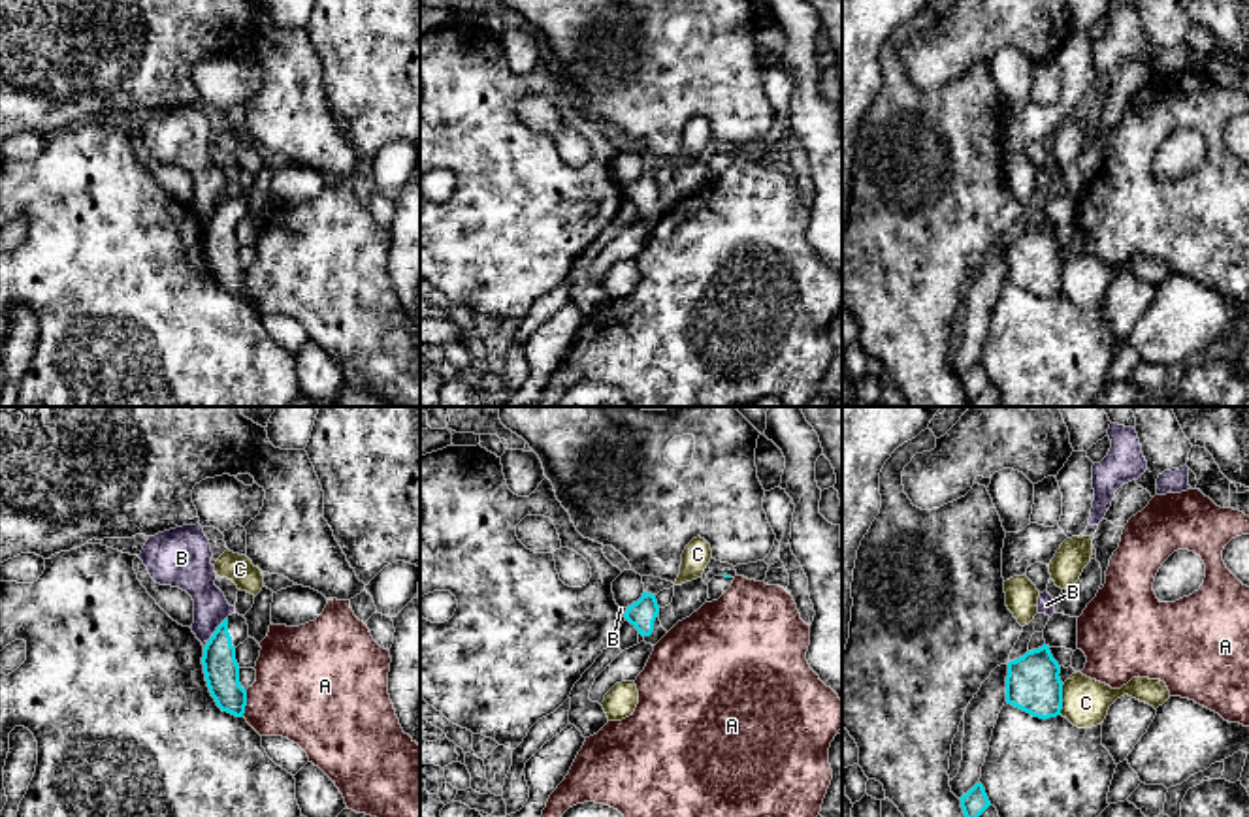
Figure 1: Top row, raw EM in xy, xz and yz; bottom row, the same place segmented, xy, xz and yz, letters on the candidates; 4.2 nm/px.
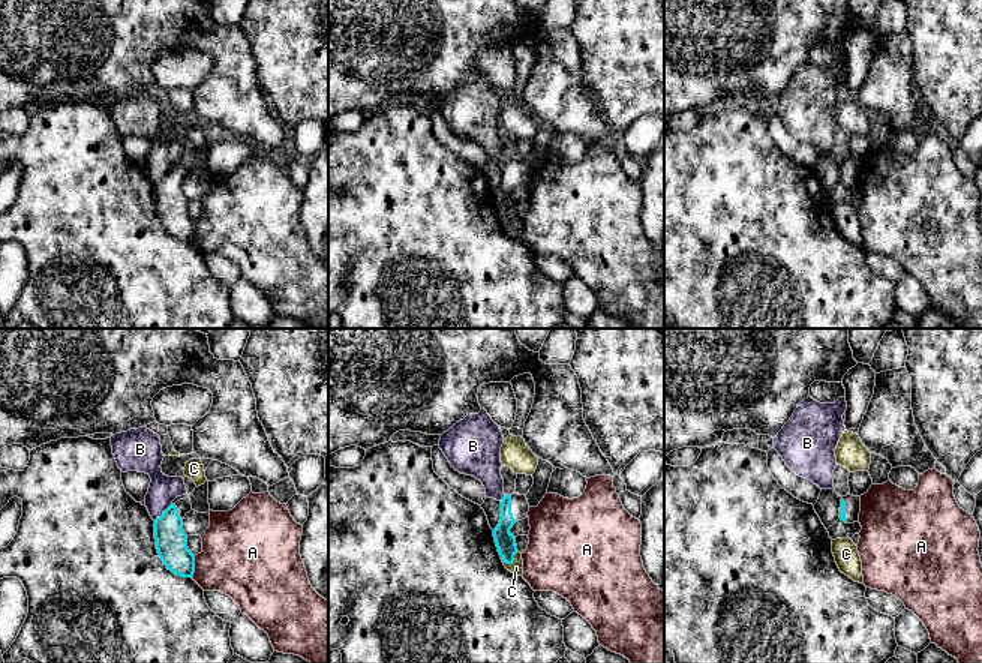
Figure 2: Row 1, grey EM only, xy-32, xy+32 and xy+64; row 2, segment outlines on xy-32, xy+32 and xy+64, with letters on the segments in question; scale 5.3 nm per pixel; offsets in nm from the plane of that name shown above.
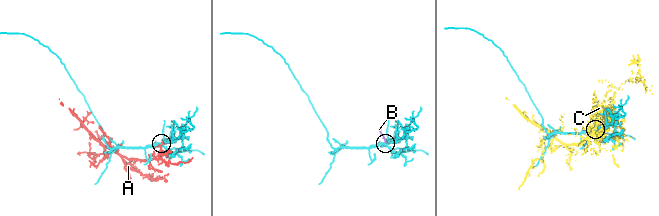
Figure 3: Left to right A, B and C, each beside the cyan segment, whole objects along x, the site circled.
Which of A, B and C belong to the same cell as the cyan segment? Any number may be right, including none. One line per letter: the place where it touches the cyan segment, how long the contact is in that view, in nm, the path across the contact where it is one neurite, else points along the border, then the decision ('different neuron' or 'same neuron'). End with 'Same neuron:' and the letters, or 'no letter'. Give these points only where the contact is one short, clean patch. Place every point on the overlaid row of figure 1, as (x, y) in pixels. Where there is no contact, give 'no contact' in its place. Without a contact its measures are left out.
A: xy (245, 704) | 110 nm | different neuron
B: xy (217, 627) | 130 nm | along xy (227, 616), (208, 639) | different neuron
C: yz (1061, 701) | 130 nm | different neuron
Same neuron: no letter

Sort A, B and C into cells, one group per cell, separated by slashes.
A / B / C

